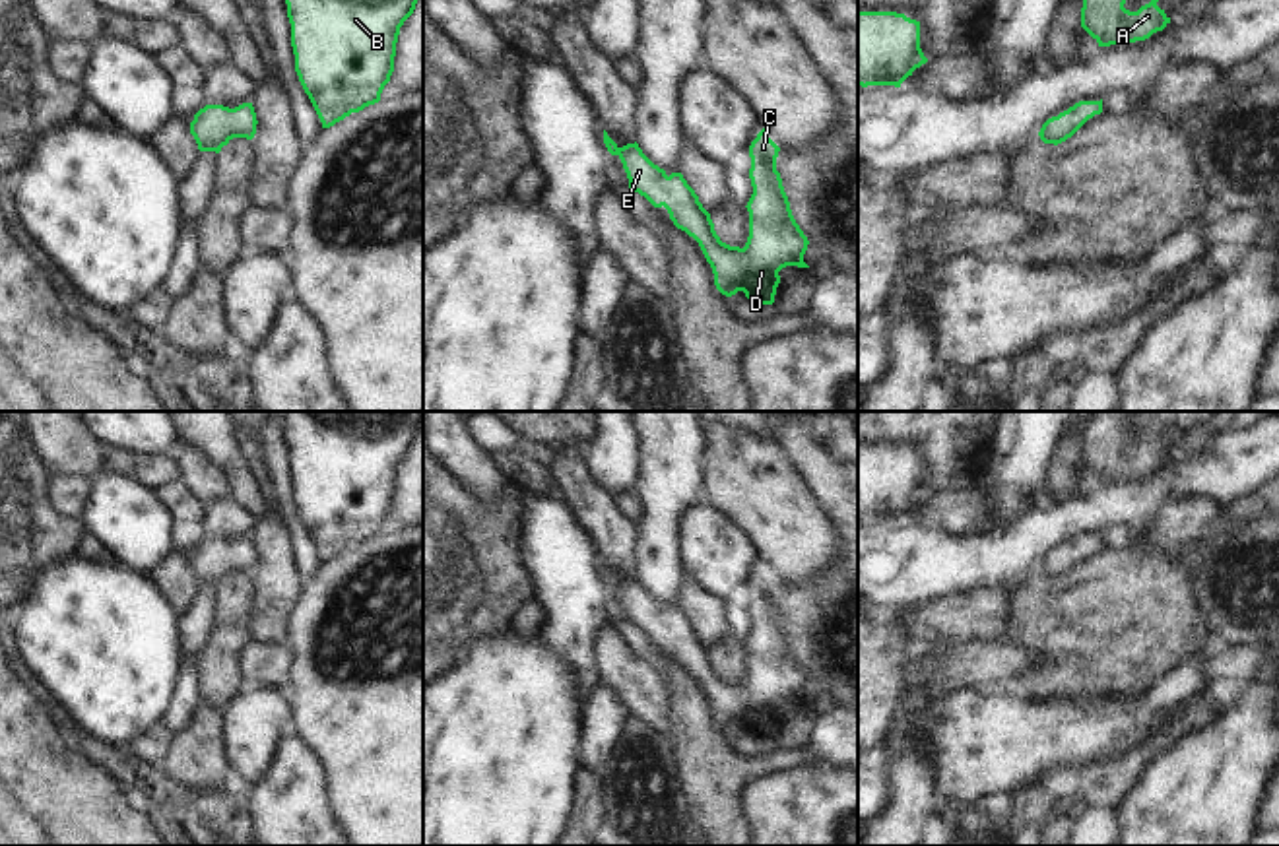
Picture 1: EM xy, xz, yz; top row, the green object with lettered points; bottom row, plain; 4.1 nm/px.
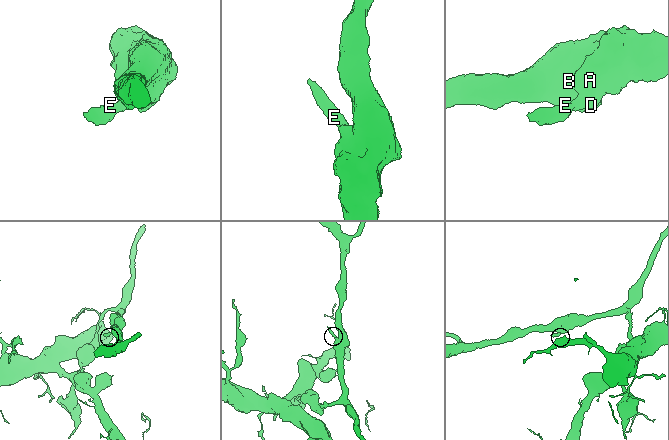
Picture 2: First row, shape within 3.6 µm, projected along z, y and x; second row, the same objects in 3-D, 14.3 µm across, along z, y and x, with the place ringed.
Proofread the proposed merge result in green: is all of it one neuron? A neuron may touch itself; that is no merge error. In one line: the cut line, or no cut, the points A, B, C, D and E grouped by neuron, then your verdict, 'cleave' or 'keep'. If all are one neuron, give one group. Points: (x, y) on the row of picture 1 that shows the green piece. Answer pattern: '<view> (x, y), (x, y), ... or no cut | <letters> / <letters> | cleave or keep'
no cut | A B C D E | keep

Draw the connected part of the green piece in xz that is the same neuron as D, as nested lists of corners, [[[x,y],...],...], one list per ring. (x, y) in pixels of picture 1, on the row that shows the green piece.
[[[765,128],[757,134],[757,138],[749,146],[751,169],[749,179],[753,186],[753,194],[747,202],[749,212],[749,237],[743,248],[730,246],[720,241],[714,231],[714,223],[710,213],[699,202],[695,190],[687,184],[681,173],[666,175],[664,169],[654,165],[639,147],[639,144],[627,144],[619,147],[604,130],[604,144],[611,155],[617,155],[623,163],[623,169],[629,179],[629,188],[644,196],[654,208],[666,208],[673,225],[693,237],[706,262],[714,274],[716,289],[732,297],[738,291],[743,291],[745,297],[759,305],[772,305],[776,287],[780,283],[778,272],[786,266],[809,268],[803,262],[803,254],[807,250],[807,237],[796,223],[788,196],[782,186],[780,173],[776,171],[776,157],[780,147],[769,138]]]

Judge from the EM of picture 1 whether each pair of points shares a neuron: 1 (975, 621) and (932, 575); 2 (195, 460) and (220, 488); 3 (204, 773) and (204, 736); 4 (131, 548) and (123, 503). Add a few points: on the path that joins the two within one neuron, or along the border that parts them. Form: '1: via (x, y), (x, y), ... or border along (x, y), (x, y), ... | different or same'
1: border along (994, 588), (948, 592), (907, 610) | different
2: via (198, 466), (214, 482) | same
3: via (204, 763), (204, 746) | same
4: via (131, 536), (131, 520), (125, 515) | same

